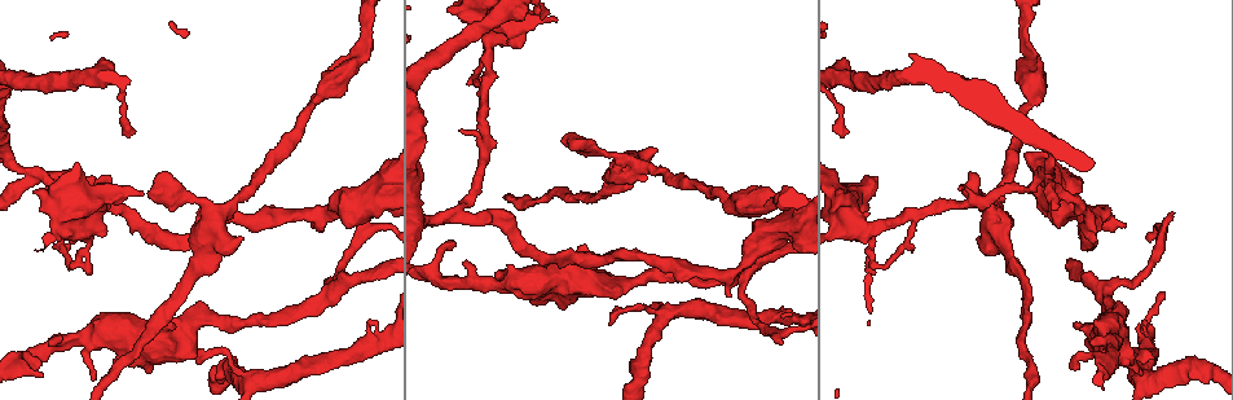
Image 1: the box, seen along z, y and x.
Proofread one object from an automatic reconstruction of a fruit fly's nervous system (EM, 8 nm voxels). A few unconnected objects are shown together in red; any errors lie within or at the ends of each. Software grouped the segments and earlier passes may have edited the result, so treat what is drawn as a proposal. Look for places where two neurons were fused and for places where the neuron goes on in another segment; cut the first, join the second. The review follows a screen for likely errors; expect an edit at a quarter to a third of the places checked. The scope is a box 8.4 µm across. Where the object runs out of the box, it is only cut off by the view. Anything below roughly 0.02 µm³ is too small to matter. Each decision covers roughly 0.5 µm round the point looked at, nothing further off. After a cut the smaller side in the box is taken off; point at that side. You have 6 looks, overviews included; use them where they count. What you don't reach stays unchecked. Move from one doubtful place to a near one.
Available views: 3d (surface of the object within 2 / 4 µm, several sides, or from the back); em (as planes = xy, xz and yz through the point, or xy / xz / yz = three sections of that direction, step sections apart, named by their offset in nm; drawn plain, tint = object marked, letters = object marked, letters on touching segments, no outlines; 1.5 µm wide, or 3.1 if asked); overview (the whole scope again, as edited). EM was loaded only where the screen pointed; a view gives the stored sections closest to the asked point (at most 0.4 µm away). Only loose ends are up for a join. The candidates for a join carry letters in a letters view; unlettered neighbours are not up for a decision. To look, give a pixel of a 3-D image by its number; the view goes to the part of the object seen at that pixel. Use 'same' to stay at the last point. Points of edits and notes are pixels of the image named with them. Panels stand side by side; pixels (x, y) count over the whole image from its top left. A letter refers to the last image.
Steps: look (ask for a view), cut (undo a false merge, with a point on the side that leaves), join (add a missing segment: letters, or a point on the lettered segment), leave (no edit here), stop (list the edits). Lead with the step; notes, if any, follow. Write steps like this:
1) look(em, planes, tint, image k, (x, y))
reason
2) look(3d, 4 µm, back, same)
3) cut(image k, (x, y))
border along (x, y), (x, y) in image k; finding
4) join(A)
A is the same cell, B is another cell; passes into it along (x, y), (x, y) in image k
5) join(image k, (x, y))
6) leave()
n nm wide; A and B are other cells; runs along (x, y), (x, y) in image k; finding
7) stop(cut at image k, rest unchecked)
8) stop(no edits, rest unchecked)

look(em, planes, letters, image 1, (365, 24))
thin neck

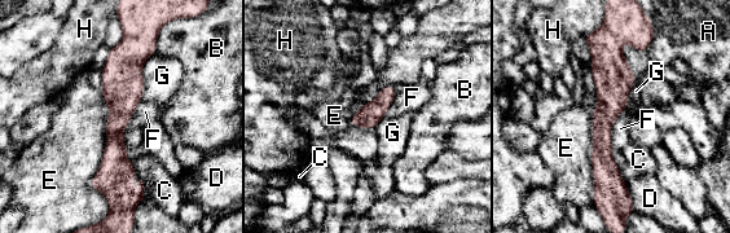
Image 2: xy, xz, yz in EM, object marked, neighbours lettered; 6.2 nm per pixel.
leave()
150 nm wide; A, B, C, D, E, F, G and H are other cells; one neuron here

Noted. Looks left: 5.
look(3d, 4 µm, back, image 1, (314, 101))
thin neck

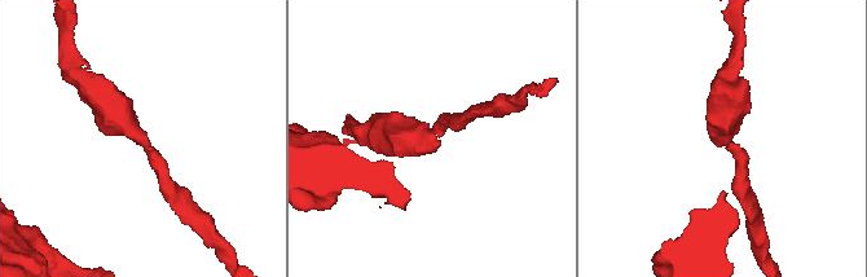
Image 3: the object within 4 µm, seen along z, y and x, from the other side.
look(em, planes, plain, image 3, (729, 140))
arms of 200, 400 nm; now the EM

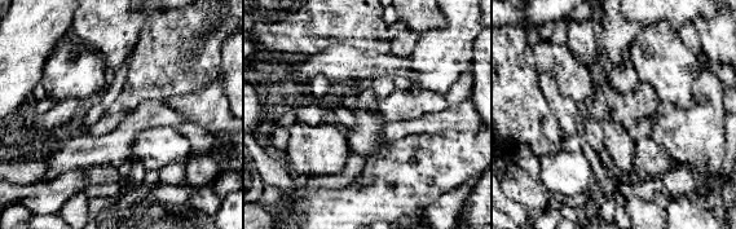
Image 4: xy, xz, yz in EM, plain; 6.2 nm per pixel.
look(em, planes, letters, same)
see the neighbours

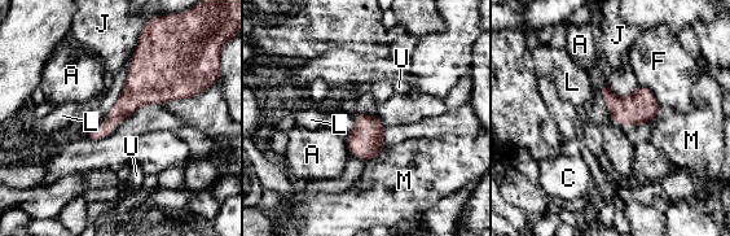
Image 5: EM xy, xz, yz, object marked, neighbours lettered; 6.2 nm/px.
leave()
A, C, F, J, L, M and U are other cells; border along (143, 27), (130, 56) in image 5; continuous, no second neuron

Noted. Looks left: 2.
stop(no edits, rest unchecked)

